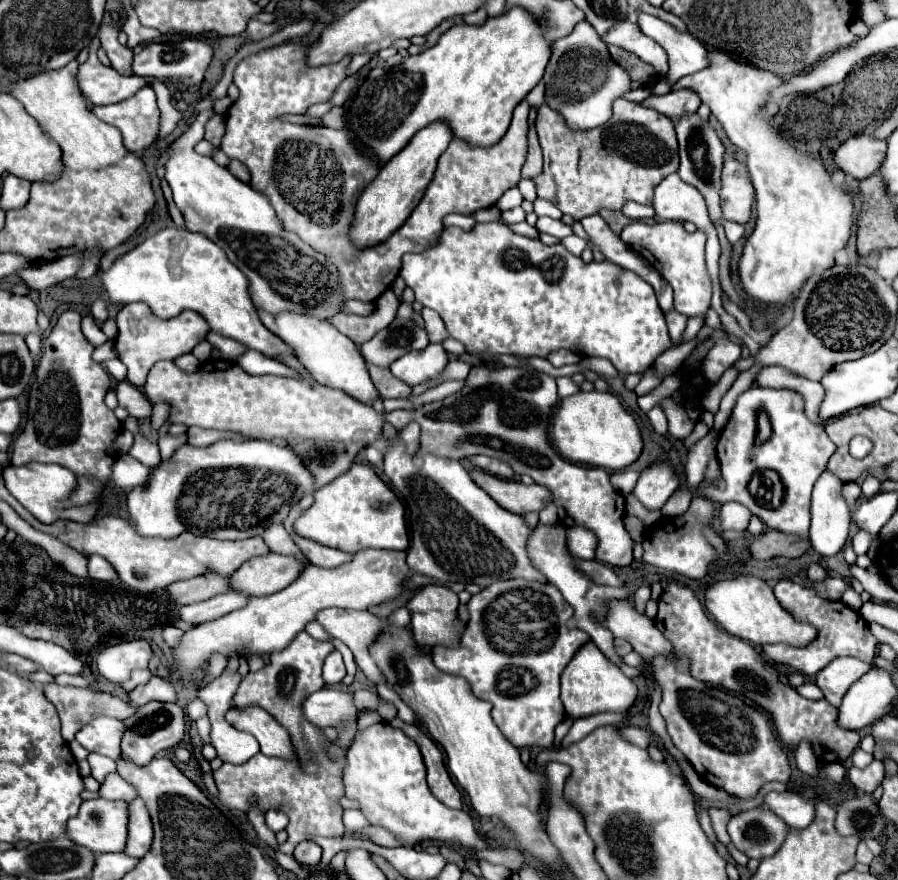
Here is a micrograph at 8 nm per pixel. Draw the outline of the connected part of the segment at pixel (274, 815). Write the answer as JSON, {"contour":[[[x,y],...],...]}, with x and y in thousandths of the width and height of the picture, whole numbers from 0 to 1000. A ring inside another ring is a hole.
{"contour":[[[301,919],[301,922],[296,924],[296,938],[298,938],[305,947],[310,947],[310,944],[318,942],[318,938],[321,938],[321,926],[314,924],[314,922],[310,922],[310,919]]]}

